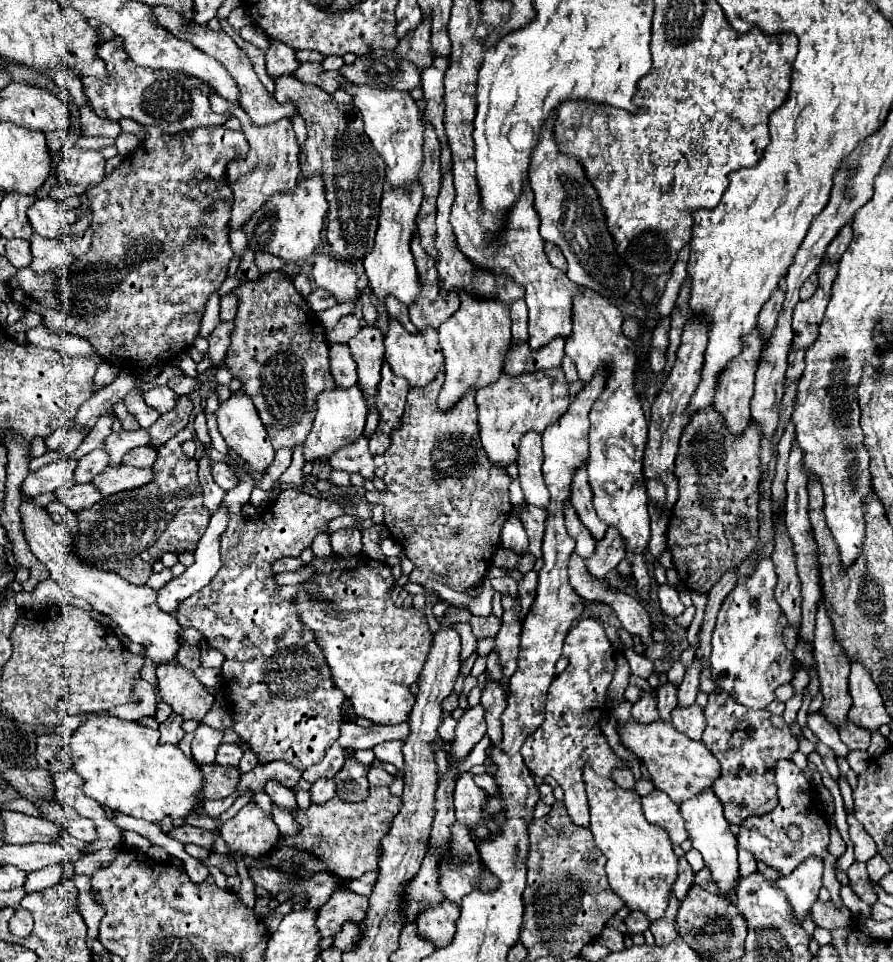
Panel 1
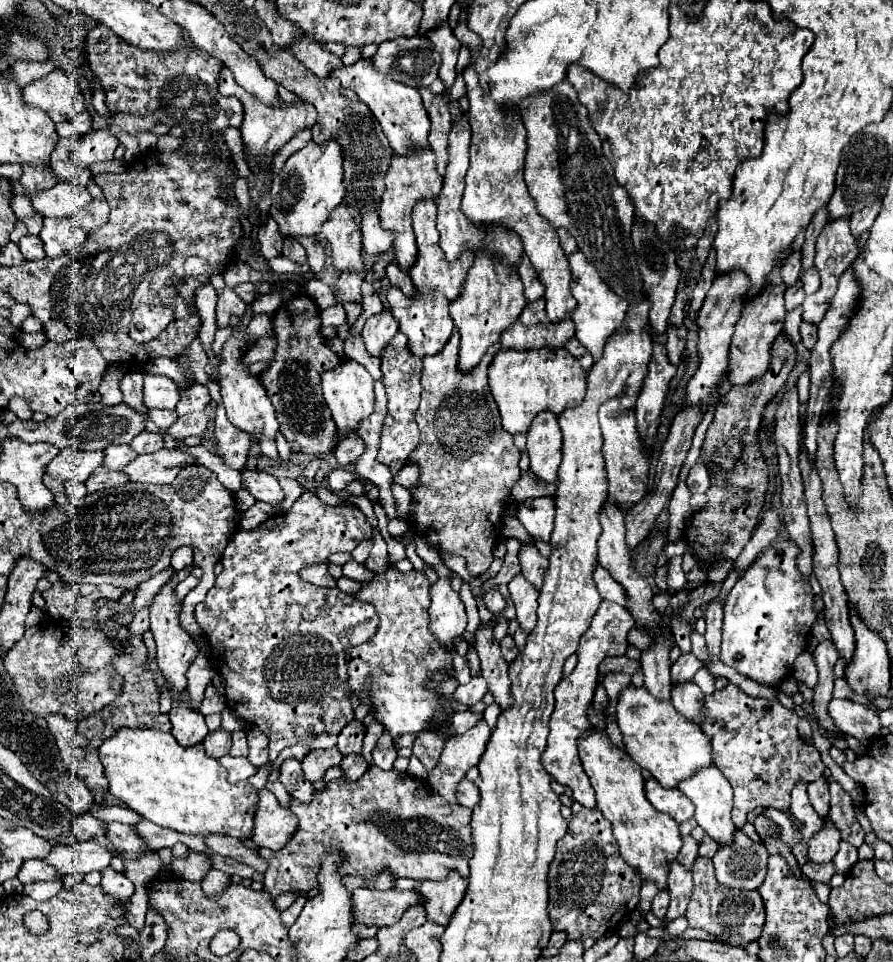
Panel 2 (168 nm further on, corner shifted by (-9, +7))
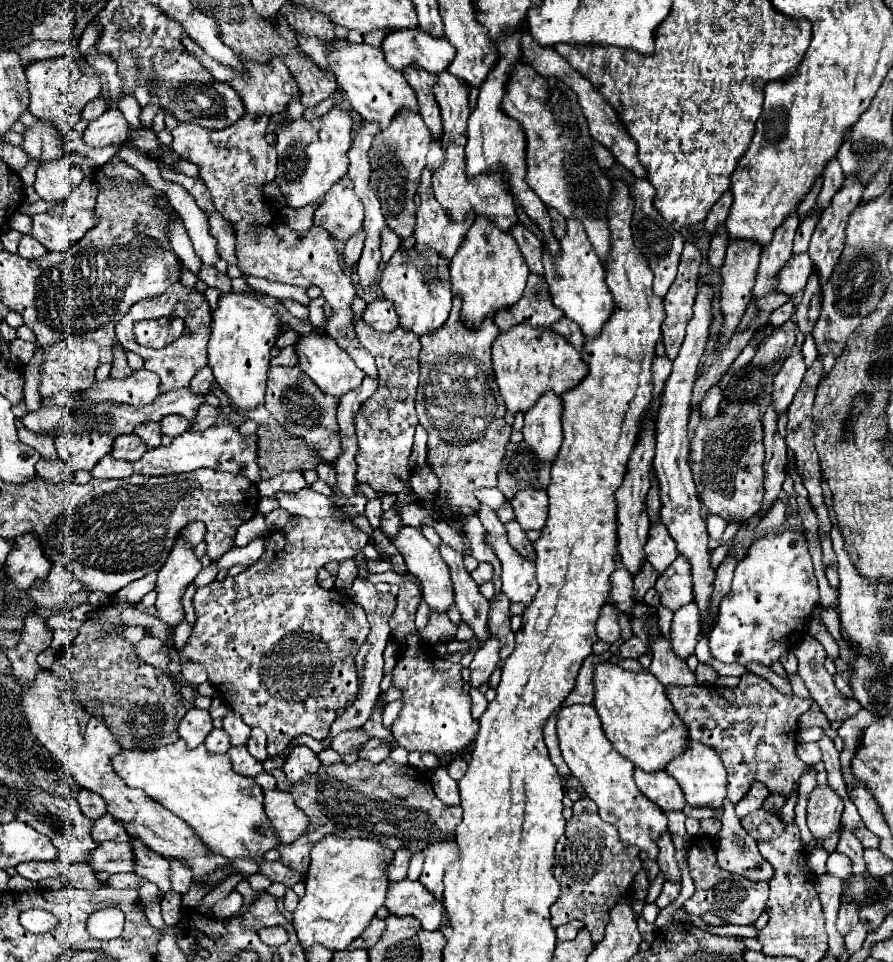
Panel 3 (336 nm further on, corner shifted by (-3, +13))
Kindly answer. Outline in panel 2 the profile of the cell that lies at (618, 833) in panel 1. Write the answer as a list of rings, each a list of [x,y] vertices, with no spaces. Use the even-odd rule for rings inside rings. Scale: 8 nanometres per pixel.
[[[591,730],[579,738],[579,758],[597,796],[597,810],[611,822],[621,858],[637,870],[641,880],[651,880],[659,890],[667,888],[669,864],[681,850],[679,824],[649,804],[645,798],[645,780],[641,768],[623,750],[611,744],[605,732]]]

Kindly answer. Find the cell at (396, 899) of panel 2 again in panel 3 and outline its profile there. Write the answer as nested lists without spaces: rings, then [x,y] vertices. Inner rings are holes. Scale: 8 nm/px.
[[[403,880],[403,882],[391,882],[387,890],[385,906],[395,916],[415,916],[421,920],[425,930],[441,930],[445,922],[443,904],[435,900],[435,896],[423,888],[419,882]]]

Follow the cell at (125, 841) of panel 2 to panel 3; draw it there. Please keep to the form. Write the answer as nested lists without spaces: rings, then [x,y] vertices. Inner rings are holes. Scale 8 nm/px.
[[[131,840],[131,846],[135,850],[135,872],[143,878],[147,878],[149,882],[157,884],[157,888],[167,894],[169,890],[173,890],[171,886],[171,876],[169,876],[169,862],[159,856],[157,852],[151,852],[147,846],[139,844],[139,840]]]

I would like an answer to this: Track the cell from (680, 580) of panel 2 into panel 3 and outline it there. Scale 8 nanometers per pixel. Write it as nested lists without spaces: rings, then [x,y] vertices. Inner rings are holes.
[[[655,522],[649,530],[649,540],[645,544],[645,552],[647,552],[647,560],[659,570],[663,572],[675,558],[677,558],[677,548],[675,548],[675,540],[671,540],[671,534],[667,532],[665,524]]]

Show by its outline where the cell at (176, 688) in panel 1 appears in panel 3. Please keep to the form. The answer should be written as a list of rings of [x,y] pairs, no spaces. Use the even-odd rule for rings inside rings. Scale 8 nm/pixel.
[[[183,530],[179,532],[175,546],[159,570],[157,578],[157,610],[159,610],[159,620],[167,622],[171,628],[177,626],[177,622],[183,618],[183,608],[181,608],[181,596],[185,588],[193,582],[193,578],[201,570],[201,560],[195,556],[195,548],[183,540]]]

